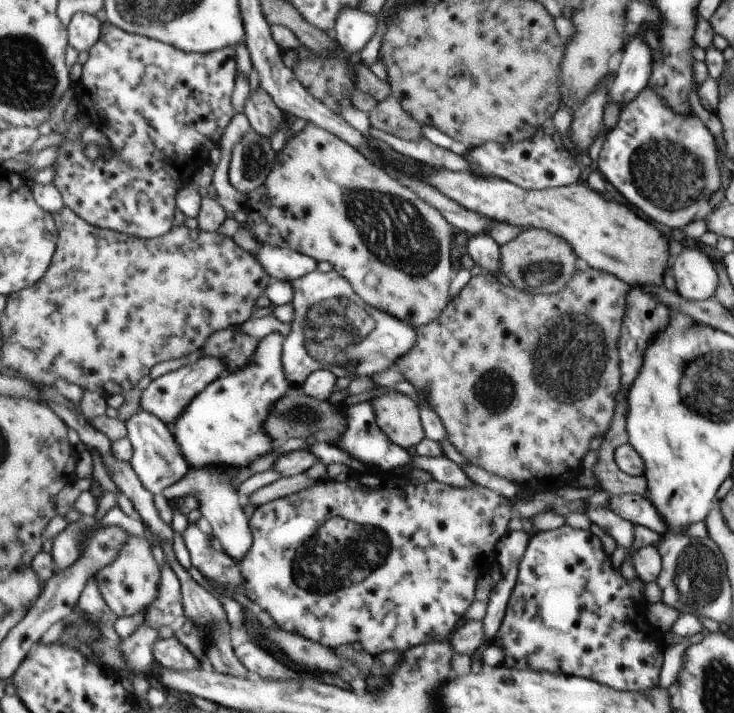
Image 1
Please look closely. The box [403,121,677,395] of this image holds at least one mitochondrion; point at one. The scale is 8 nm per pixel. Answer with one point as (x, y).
(542, 273)

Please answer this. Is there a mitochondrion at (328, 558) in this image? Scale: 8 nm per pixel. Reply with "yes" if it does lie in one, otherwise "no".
yes

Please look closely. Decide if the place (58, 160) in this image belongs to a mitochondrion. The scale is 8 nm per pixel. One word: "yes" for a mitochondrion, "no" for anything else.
no

